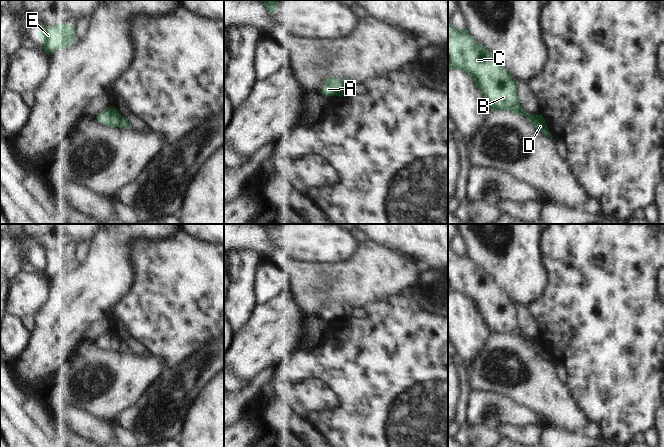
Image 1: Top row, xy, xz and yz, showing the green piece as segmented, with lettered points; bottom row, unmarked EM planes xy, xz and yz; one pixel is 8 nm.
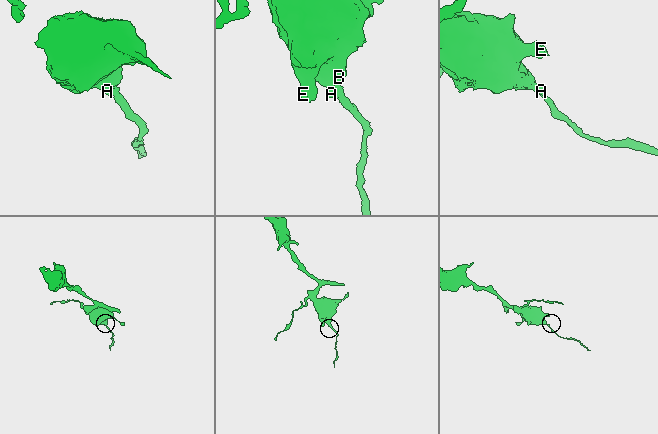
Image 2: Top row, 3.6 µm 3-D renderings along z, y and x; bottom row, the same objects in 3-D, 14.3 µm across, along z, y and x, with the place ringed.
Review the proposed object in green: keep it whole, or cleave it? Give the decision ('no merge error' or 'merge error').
merge error

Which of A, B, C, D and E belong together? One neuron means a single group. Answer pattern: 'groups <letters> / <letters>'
groups A B C E / D

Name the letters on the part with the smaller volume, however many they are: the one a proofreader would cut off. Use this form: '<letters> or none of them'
D

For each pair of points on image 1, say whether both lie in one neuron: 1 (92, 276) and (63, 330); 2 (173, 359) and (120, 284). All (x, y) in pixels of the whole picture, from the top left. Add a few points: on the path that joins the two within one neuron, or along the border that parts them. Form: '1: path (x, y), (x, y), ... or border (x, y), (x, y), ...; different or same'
1: path (89, 289), (72, 306), (66, 317); same
2: border (136, 272), (131, 290), (112, 312); different

